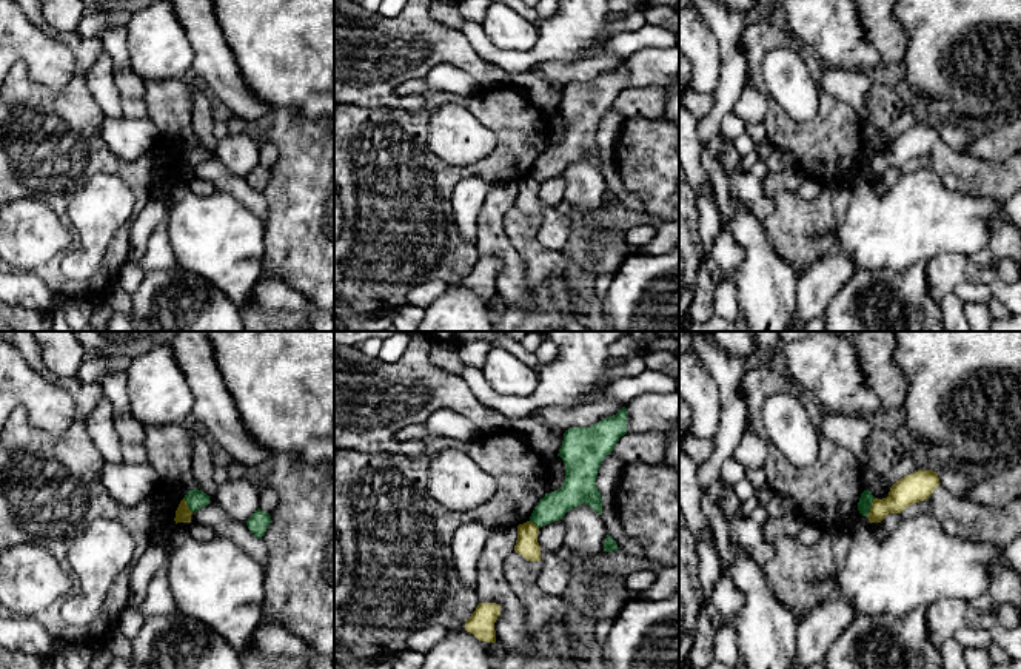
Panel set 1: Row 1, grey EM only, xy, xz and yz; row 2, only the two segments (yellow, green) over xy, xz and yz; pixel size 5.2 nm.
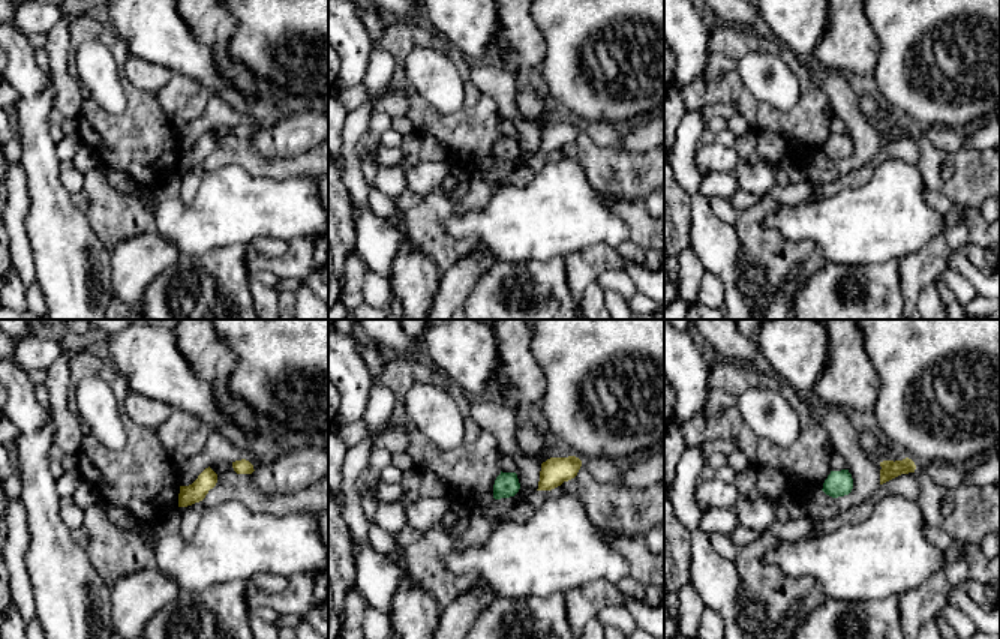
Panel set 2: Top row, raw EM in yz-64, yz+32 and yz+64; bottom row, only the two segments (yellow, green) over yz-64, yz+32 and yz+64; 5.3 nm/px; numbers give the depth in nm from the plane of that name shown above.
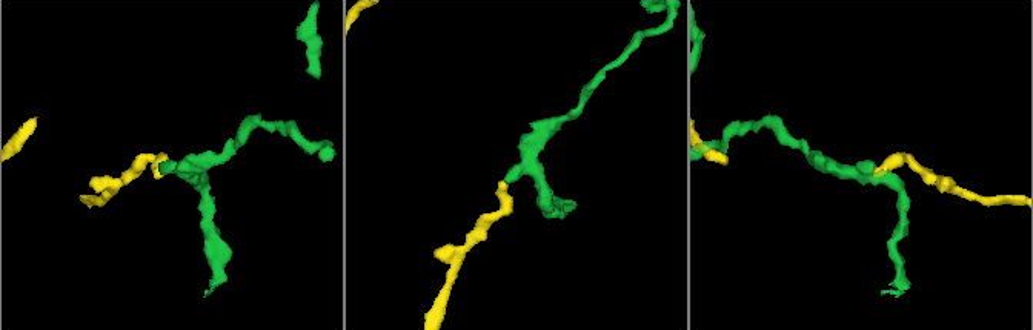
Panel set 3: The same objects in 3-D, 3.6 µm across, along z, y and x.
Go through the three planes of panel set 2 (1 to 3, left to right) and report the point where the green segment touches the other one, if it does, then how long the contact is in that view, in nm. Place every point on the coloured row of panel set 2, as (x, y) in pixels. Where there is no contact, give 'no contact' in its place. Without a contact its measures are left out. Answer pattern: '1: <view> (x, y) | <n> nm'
1: no contact
2: no contact
3: no contact

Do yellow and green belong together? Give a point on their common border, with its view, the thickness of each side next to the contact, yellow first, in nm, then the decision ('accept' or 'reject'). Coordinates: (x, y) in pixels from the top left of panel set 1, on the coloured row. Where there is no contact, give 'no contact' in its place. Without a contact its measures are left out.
contact yz (870, 507); calibres 150 and 70 nm; reject

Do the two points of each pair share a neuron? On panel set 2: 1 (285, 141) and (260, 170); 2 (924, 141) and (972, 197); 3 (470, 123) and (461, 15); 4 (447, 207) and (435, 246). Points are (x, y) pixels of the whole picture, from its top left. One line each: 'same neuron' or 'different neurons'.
1: different neurons
2: same neuron
3: different neurons
4: same neuron

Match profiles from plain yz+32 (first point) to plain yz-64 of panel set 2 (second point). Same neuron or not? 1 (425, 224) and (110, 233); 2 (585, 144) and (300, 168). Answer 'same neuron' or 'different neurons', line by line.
1: same neuron
2: same neuron

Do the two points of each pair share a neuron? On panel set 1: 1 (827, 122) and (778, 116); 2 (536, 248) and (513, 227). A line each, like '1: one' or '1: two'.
1: one
2: one

